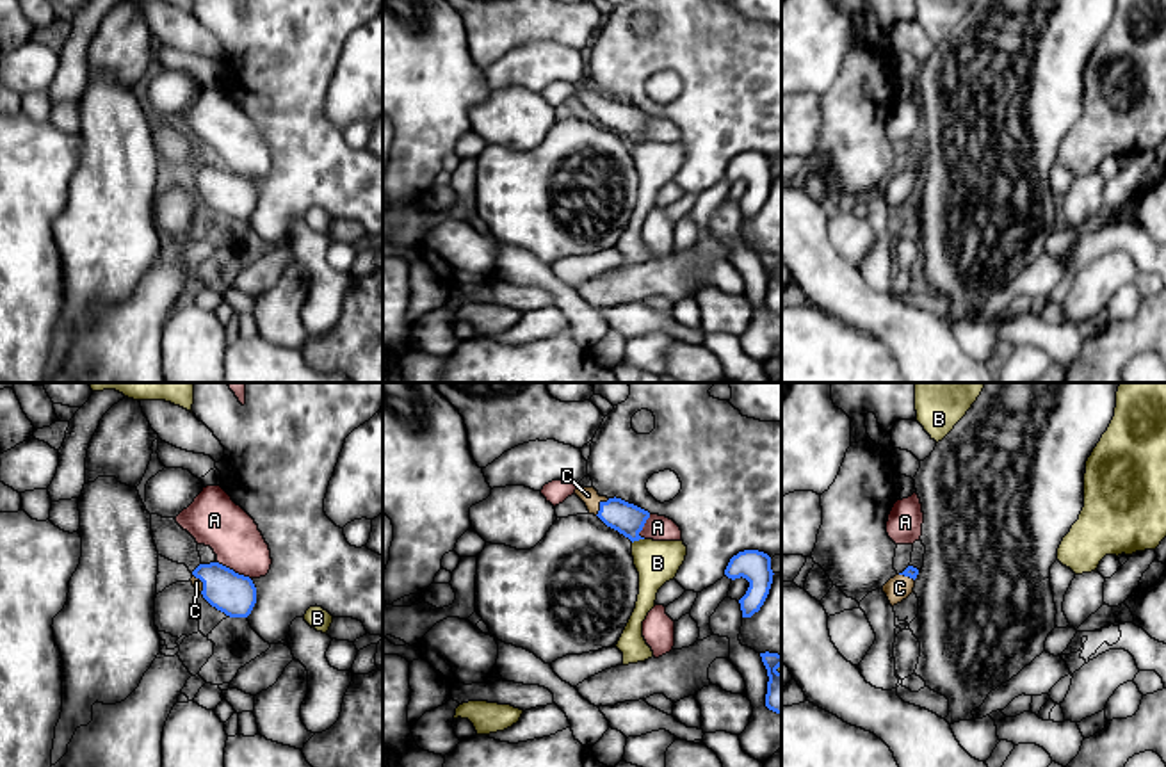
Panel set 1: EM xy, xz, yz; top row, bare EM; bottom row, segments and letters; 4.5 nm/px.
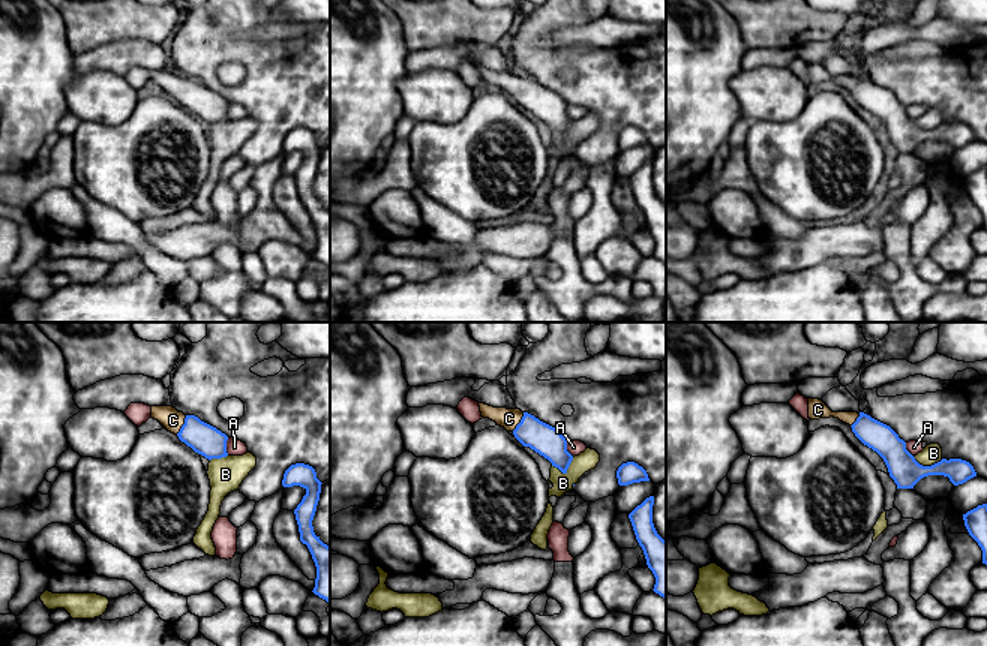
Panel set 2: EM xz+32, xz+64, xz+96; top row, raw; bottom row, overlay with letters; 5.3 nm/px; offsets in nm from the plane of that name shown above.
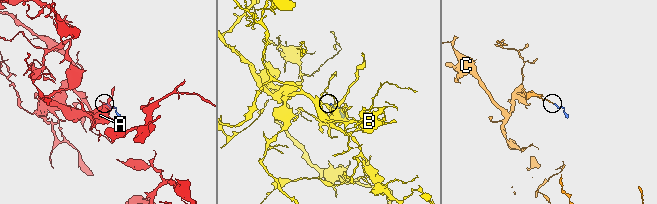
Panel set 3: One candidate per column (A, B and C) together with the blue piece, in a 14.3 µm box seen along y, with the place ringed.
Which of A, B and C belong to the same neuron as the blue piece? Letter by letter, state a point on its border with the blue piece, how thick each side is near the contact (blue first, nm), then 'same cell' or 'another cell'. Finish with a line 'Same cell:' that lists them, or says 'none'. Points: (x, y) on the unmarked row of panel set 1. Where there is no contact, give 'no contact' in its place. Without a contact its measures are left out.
A: meets blue in xy at (232, 171); 190 nm thick on the blue side, 240 nm on the other; another cell
B: meets blue in xz at (638, 141); 140 nm thick on the blue side, 190 nm on the other; another cell
C: meets blue in xz at (600, 107); 140 nm thick on the blue side, 80 nm on the other; same cell
Same cell: C

